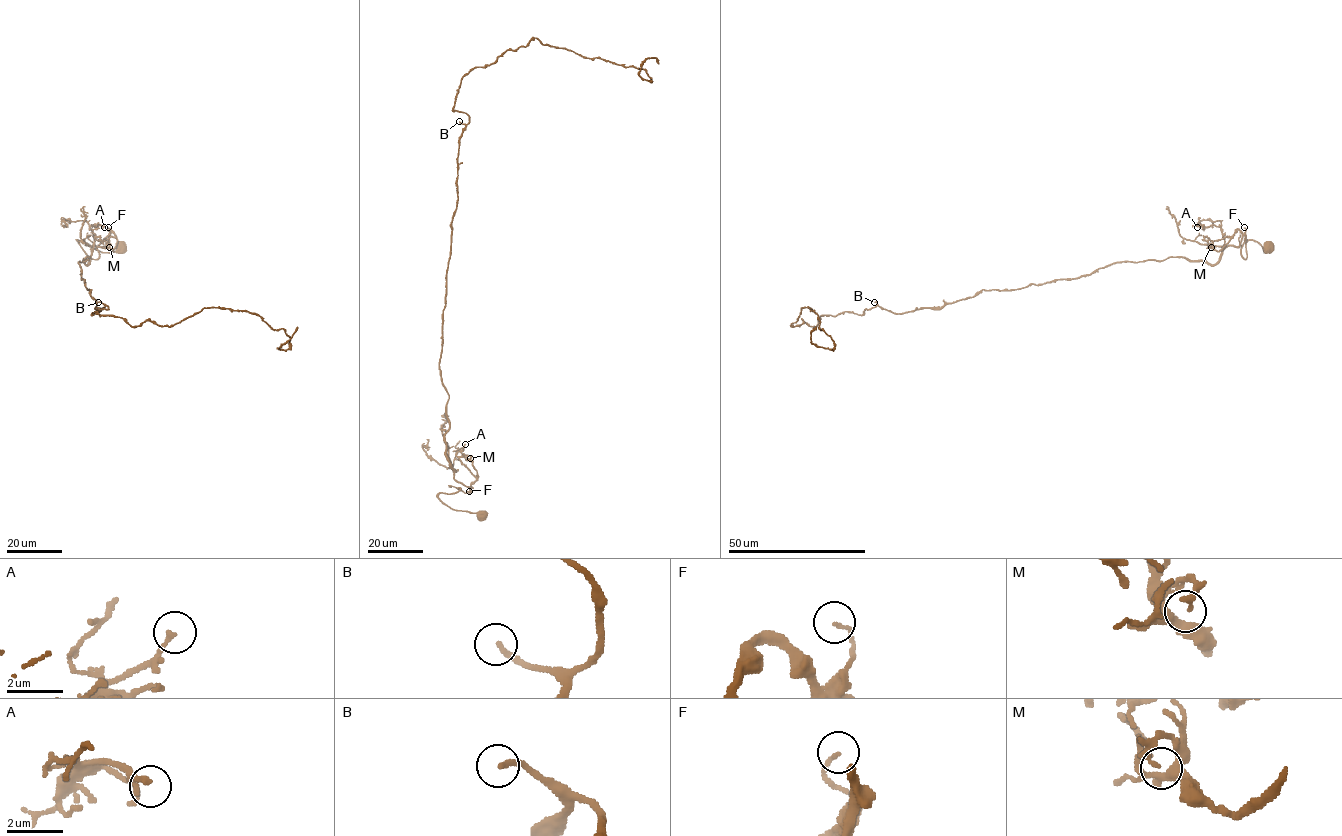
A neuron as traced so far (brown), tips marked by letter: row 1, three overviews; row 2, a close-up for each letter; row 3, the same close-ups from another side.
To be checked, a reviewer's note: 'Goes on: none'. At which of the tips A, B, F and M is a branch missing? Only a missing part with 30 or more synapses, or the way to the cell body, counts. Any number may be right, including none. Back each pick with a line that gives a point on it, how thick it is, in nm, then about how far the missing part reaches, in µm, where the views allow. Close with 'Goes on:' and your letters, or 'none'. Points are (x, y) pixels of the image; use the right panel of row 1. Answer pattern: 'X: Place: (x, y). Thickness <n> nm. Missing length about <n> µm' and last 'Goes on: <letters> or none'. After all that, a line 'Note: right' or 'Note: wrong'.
B: Place: (874, 302). Thickness 190 nm. Missing length about 150 µm
Goes on: B
Note: wrong

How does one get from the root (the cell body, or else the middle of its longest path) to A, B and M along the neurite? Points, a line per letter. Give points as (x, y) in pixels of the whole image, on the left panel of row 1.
A: (120, 246), (101, 252), (77, 240), (82, 249), (99, 257), (108, 236), (92, 246), (90, 227), (104, 227)
B: (120, 246), (77, 240), (96, 259), (108, 236), (78, 262), (98, 314), (98, 302)
M: (120, 246), (101, 252), (77, 240), (96, 259), (97, 246), (110, 229), (117, 243), (112, 251), (109, 247)

